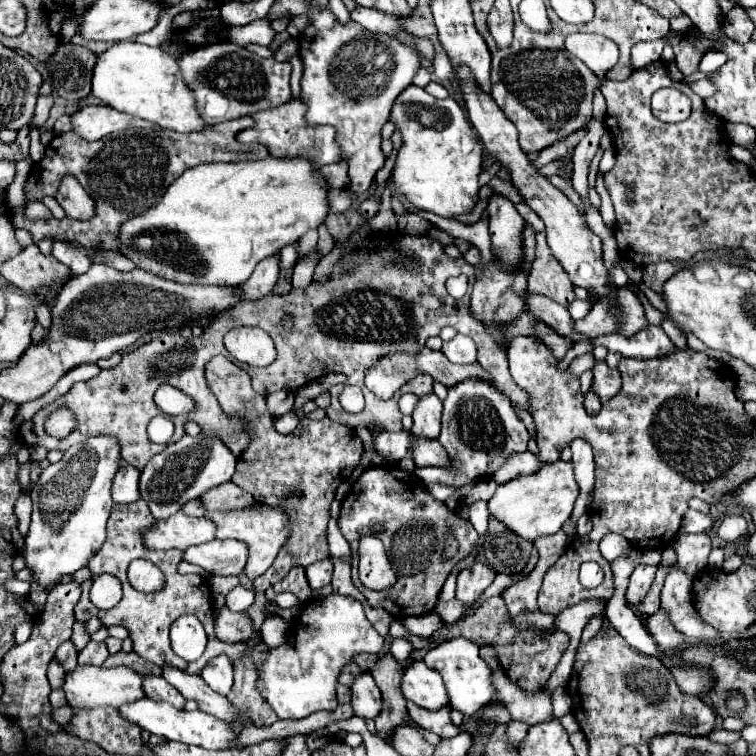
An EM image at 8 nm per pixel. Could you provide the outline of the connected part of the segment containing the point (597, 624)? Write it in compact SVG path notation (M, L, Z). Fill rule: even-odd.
M605 614L594 617L589 621L589 623L584 627L581 636L581 645L585 645L589 639L593 638L600 631L603 621L605 619Z

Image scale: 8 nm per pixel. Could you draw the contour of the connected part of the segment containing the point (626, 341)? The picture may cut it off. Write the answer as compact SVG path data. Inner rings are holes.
M647 325L633 337L623 335L603 335L591 341L595 347L603 345L609 351L619 351L623 357L637 357L637 359L649 359L649 357L663 357L673 351L671 339L665 335L665 331L659 325Z

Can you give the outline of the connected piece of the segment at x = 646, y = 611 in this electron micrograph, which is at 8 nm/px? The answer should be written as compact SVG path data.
M665 569L657 571L657 577L655 577L651 589L649 589L647 595L639 601L639 605L635 605L641 615L653 615L653 613L659 609L659 593L661 593L661 587L663 587L663 579L665 579Z

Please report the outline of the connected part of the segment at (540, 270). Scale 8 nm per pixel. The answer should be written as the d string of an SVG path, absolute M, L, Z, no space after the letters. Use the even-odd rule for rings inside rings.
M545 231L537 233L535 239L535 261L529 273L529 291L545 295L567 307L575 299L573 283L553 253L549 253Z

